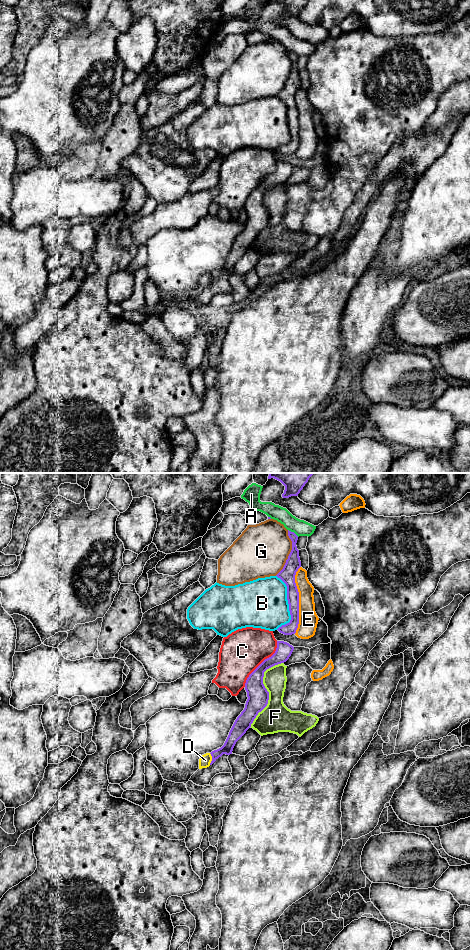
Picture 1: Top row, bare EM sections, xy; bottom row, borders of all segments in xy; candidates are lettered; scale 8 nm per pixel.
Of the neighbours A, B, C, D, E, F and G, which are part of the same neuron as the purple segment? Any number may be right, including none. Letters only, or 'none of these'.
none of these

